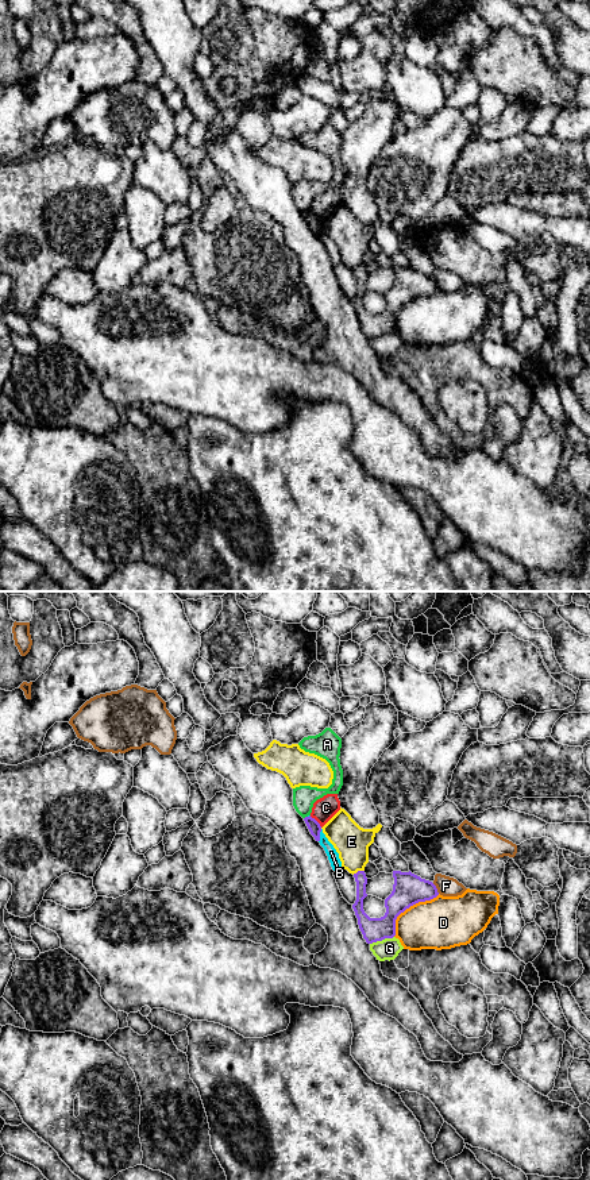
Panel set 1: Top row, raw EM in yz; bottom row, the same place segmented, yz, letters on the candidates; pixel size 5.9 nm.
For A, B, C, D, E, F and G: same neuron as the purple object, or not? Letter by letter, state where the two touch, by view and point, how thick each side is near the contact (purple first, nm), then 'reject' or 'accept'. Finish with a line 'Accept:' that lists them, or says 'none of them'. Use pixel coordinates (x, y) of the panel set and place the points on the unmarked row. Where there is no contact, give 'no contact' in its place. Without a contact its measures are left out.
A: yz (305, 212) | 70/140 nm | reject
B: yz (319, 231) | 70/70 nm | reject
C: yz (316, 216) | 70/140 nm | reject
D: yz (408, 303) | 190/320 nm | reject
E: yz (358, 266) | 70/200 nm | reject
F: yz (436, 284) | 190/120 nm | reject
G: yz (381, 335) | 140/130 nm | reject
Accept: none of them

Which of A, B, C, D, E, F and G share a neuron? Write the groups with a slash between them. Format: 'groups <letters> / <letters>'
groups A / B / C / D / E / F / G

